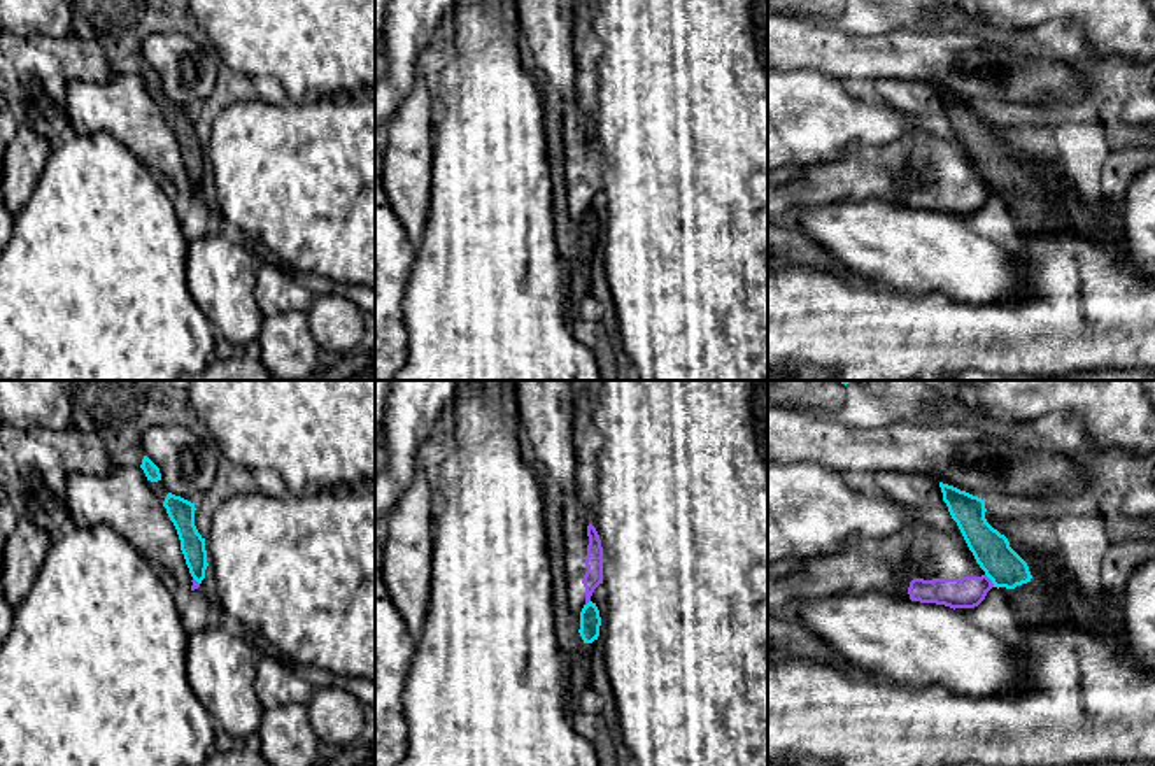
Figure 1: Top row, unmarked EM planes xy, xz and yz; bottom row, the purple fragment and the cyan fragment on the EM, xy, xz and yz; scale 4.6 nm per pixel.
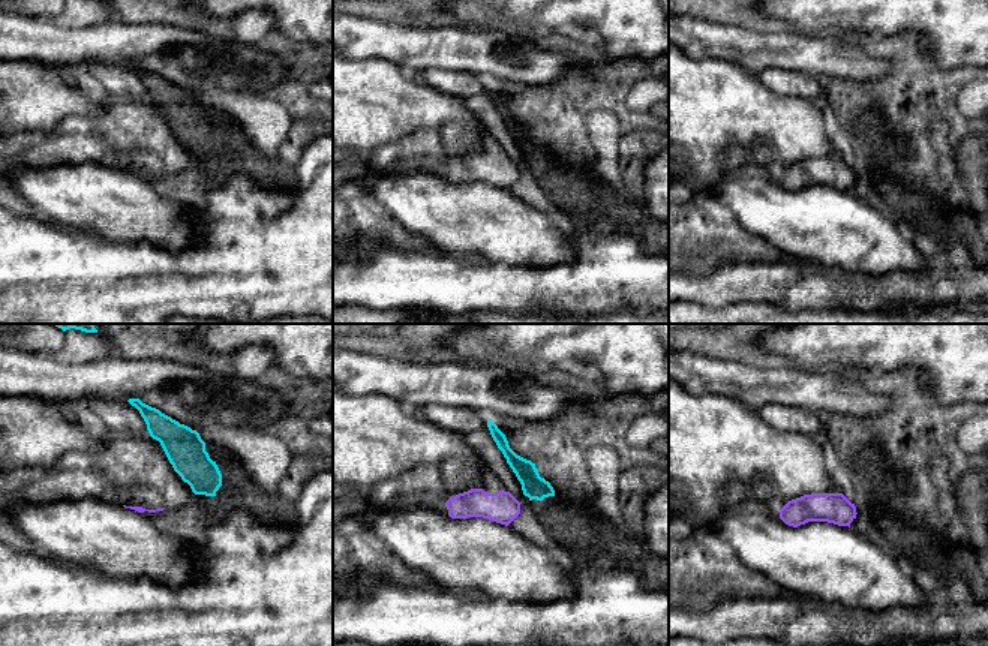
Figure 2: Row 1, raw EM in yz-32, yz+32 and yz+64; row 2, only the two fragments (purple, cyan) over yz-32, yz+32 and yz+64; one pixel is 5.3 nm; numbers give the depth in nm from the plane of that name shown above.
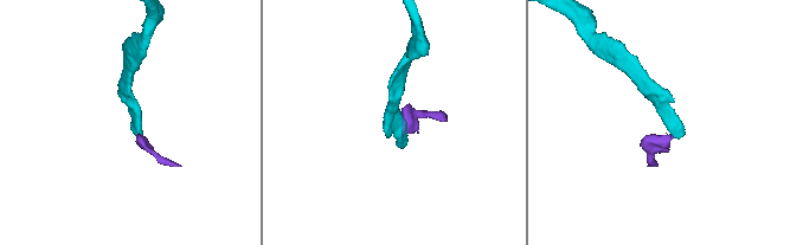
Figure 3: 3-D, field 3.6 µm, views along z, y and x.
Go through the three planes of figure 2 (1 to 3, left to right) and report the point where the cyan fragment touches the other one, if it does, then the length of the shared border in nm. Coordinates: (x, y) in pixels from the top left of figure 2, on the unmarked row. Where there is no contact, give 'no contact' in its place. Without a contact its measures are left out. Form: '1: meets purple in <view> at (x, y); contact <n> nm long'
1: no contact
2: no contact
3: no contact

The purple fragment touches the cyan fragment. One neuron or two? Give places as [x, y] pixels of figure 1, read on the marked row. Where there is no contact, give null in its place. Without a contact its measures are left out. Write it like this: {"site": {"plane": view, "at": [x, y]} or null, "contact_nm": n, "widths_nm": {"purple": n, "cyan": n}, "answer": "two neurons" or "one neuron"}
{"site": {"plane": "yz", "at": [991, 581]}, "contact_nm": 80, "widths_nm": {"purple": 140, "cyan": 170}, "answer": "two neurons"}

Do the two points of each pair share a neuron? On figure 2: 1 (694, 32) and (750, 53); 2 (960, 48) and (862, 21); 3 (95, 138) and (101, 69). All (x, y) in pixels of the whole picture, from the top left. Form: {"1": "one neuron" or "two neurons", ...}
{"1": "one neuron", "2": "one neuron", "3": "two neurons"}

